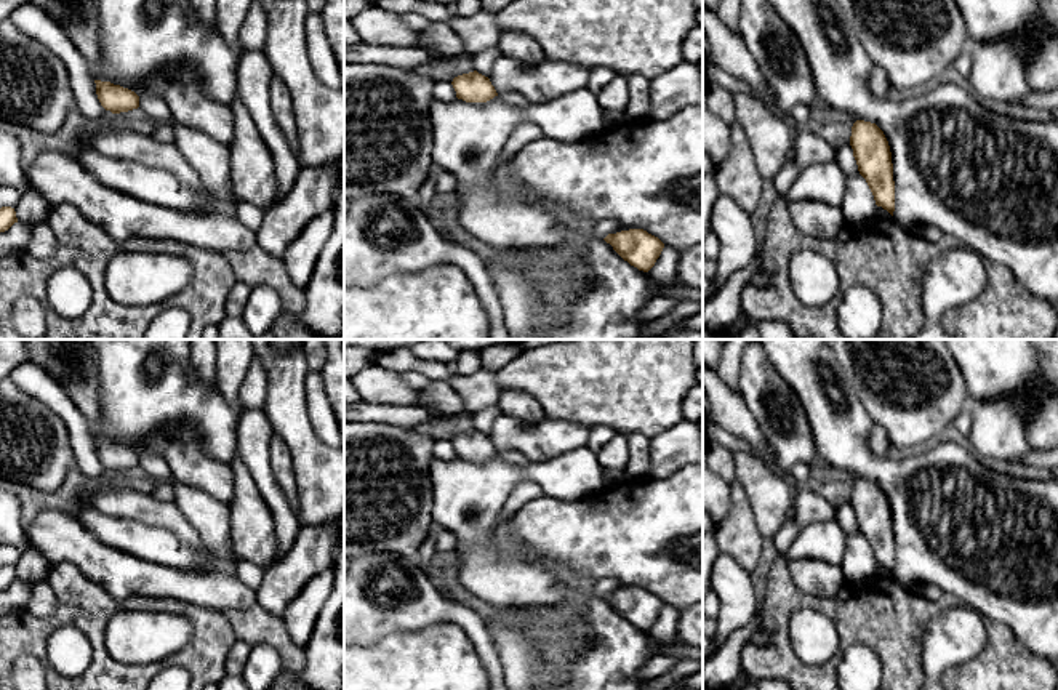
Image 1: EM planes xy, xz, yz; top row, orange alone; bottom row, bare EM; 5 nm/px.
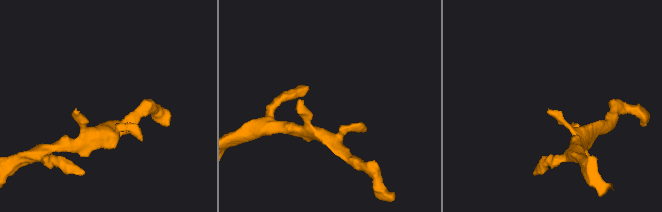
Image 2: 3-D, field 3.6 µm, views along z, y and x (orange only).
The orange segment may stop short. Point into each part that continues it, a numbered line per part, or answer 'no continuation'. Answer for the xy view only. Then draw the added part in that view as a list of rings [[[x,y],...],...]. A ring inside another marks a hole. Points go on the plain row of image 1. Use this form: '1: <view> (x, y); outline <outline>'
no continuation

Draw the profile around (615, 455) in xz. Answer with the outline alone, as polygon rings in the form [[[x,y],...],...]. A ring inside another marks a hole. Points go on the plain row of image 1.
[[[616,434],[599,453],[597,459],[603,471],[621,469],[629,463],[627,437]]]

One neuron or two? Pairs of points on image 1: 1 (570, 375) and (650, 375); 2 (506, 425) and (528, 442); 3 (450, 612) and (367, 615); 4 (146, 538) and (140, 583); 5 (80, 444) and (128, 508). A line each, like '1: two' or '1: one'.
1: one
2: one
3: one
4: two
5: two

